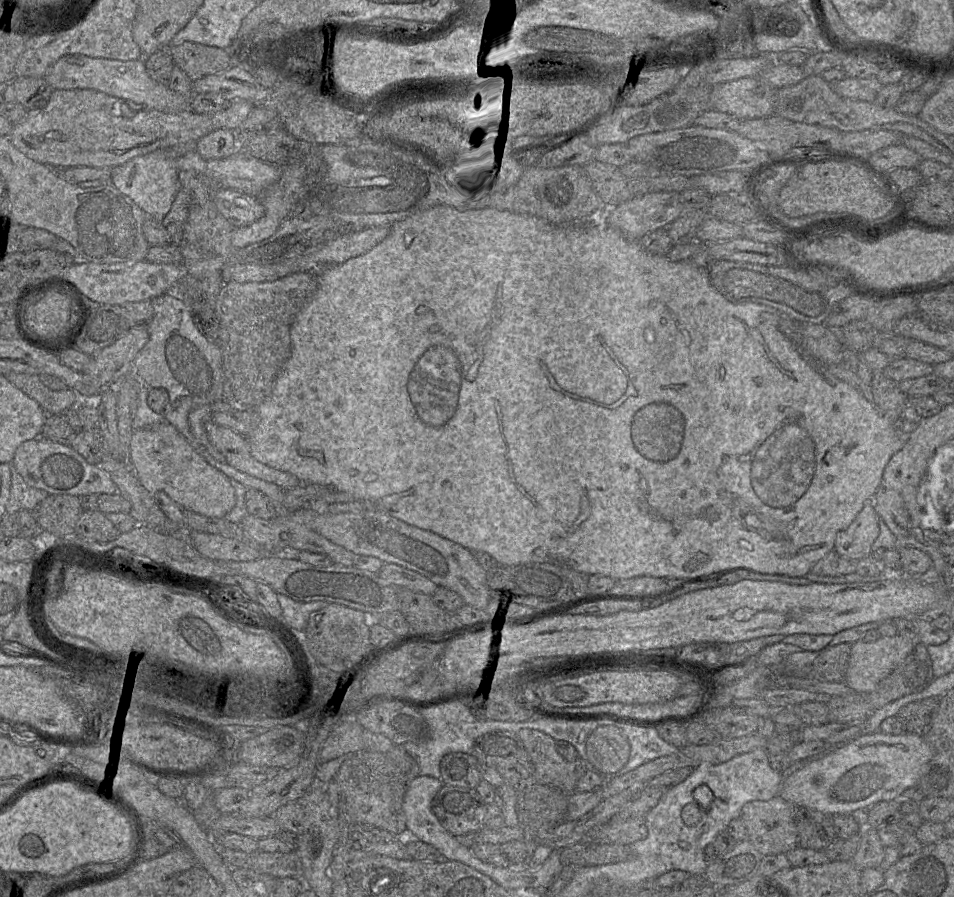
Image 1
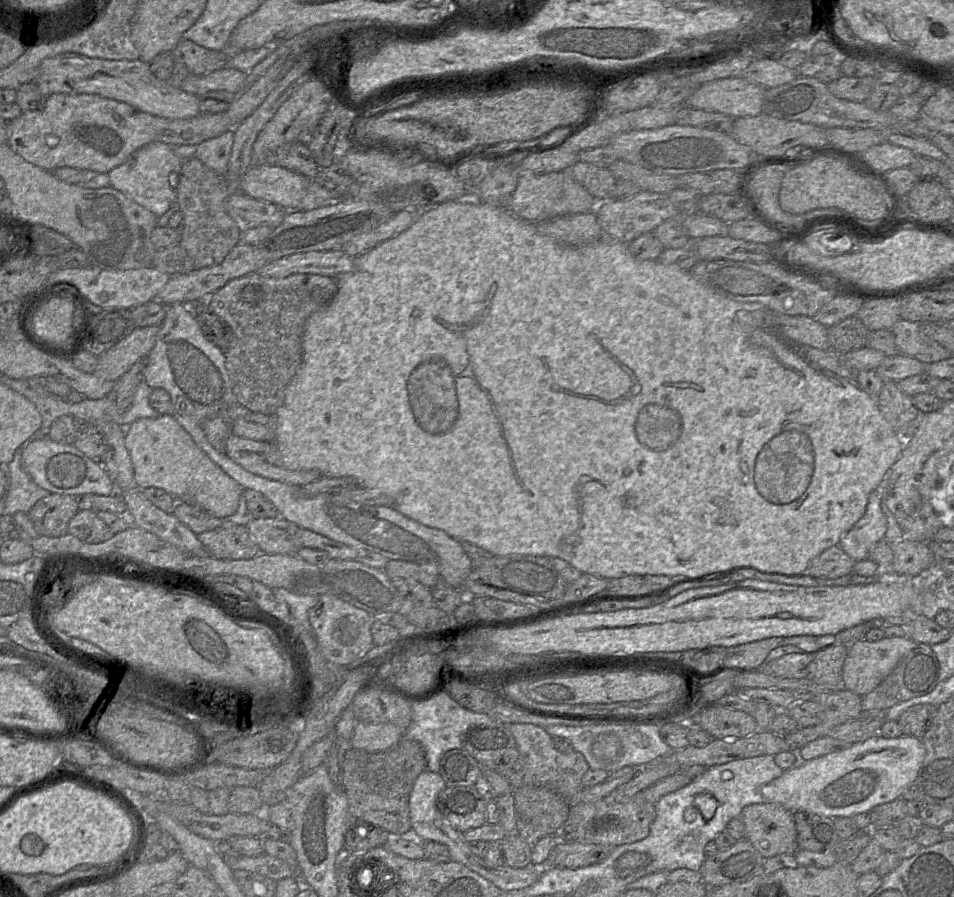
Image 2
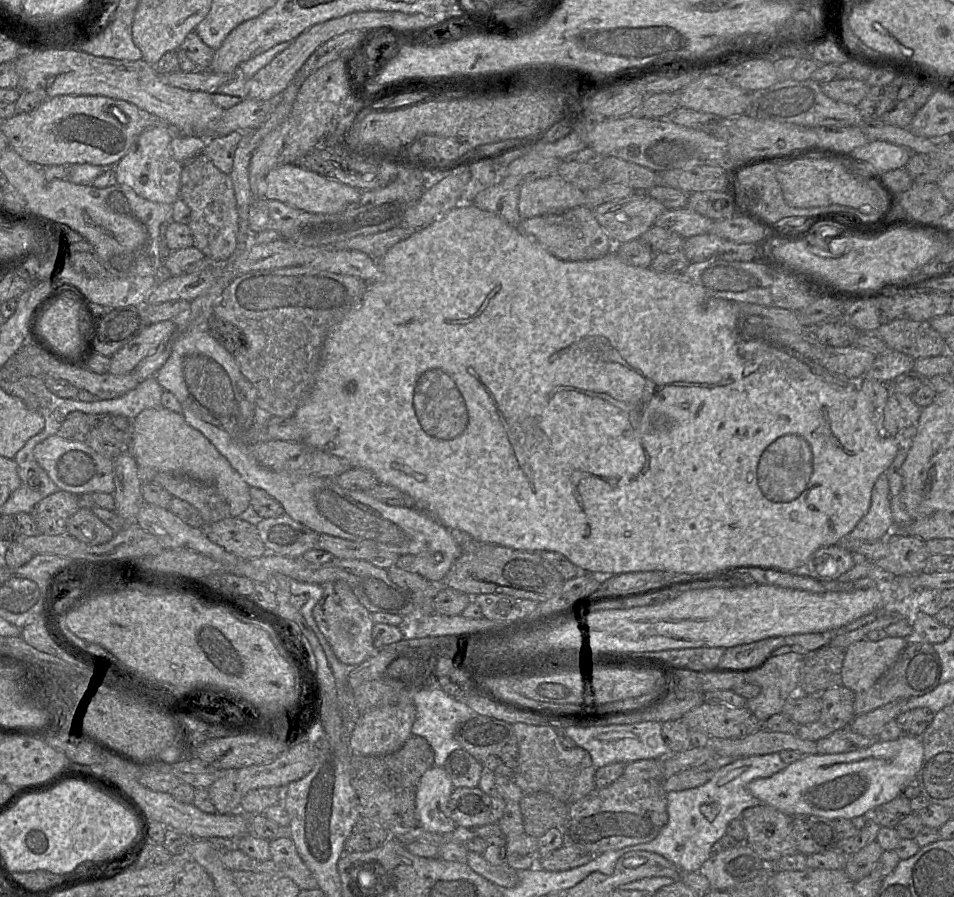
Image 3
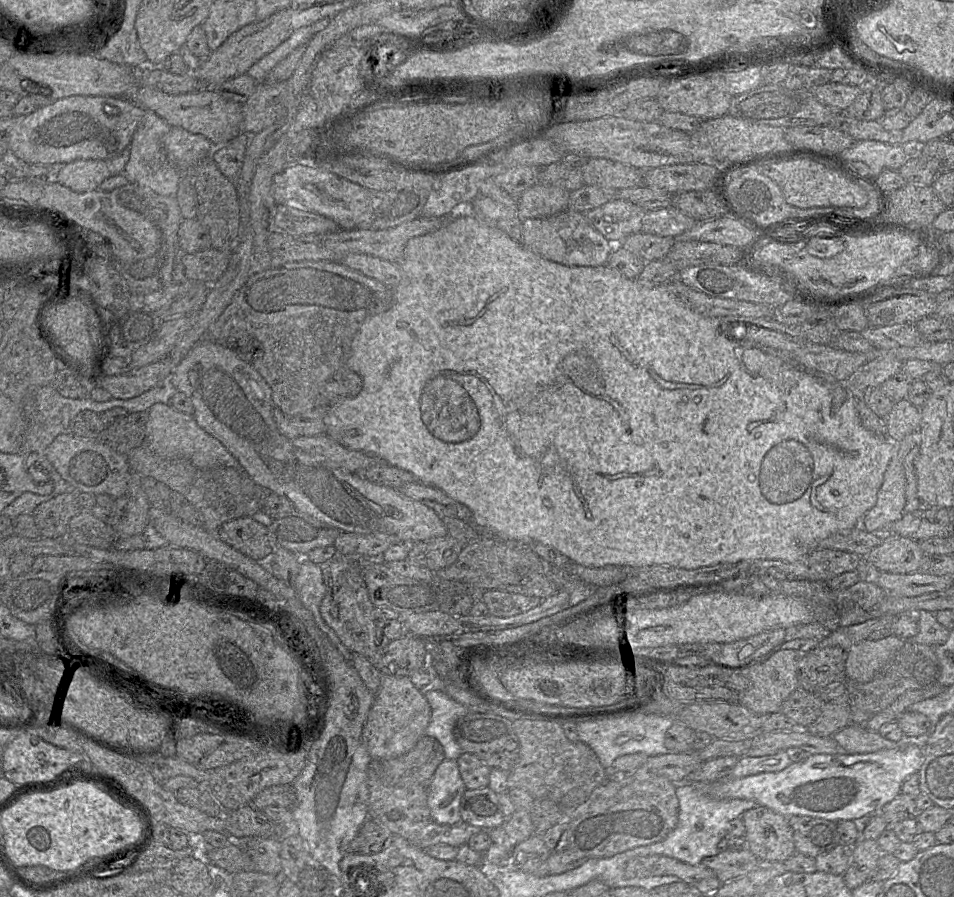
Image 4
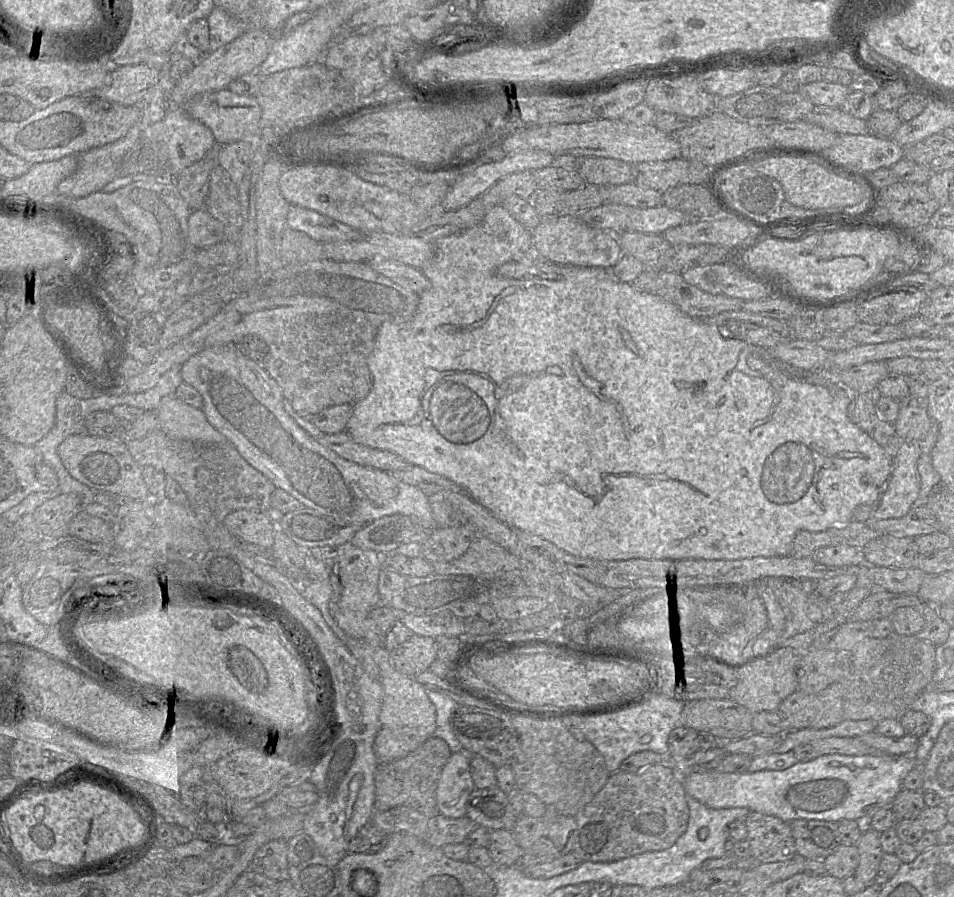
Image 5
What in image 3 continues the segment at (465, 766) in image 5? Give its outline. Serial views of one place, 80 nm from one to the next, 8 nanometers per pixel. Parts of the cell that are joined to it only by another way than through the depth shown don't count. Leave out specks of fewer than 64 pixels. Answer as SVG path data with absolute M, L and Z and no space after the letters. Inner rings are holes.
M433 766L422 775L415 799L419 826L442 834L451 833L456 828L449 809L453 790L454 786L443 767Z

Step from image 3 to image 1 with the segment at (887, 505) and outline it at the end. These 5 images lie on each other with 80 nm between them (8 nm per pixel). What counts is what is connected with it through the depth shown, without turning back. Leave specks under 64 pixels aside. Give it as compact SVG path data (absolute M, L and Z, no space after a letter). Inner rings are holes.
M873 499L867 501L854 521L838 532L834 551L851 560L861 560L872 555L872 545L880 532L880 518Z

